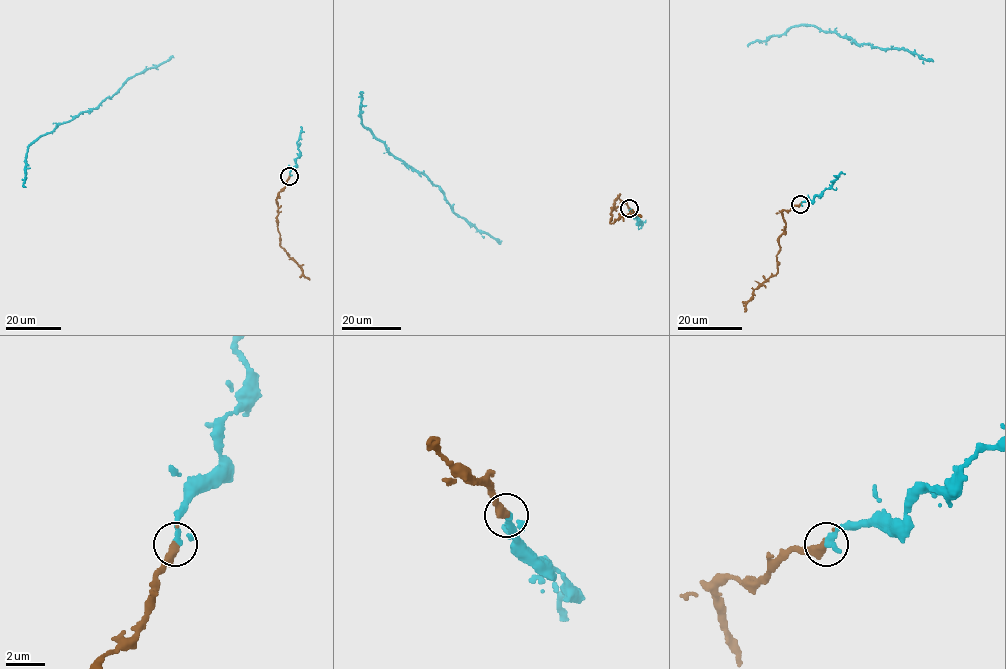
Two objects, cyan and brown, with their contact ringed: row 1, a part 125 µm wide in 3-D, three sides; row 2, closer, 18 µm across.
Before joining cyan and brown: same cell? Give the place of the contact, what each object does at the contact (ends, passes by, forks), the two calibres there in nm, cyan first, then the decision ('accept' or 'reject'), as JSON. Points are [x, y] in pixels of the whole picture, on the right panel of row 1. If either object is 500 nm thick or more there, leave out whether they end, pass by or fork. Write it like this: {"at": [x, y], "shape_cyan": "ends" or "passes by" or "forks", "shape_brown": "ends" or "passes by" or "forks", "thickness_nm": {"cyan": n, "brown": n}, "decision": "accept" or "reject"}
{"at": [800, 204], "shape_cyan": "passes by", "shape_brown": "ends", "thickness_nm": {"cyan": 260, "brown": 400}, "decision": "accept"}

